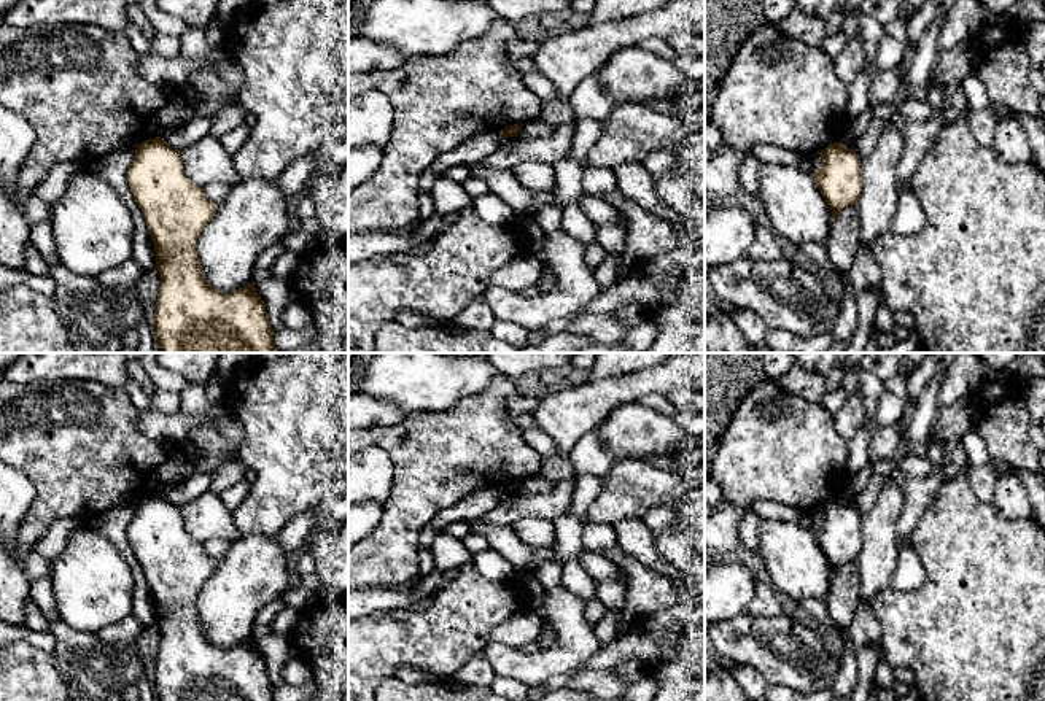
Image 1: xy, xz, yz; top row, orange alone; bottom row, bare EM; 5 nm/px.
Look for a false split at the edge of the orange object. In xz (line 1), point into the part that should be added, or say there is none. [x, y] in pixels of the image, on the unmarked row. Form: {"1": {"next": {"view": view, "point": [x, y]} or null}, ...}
{"1": {"next": null}}

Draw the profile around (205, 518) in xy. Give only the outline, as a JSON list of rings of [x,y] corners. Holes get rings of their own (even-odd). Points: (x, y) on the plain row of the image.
[[[210,490],[180,505],[188,534],[200,544],[215,540],[234,542],[240,537],[231,512],[223,505],[218,494]]]

